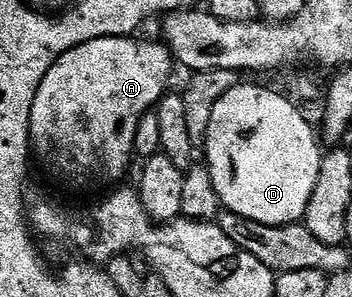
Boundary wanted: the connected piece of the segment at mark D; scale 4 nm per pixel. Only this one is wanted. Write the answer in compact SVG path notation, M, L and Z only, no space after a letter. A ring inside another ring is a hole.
M235 83L217 98L217 106L213 106L213 114L209 117L205 141L205 163L213 174L213 186L217 186L220 205L253 222L265 222L271 226L300 223L309 206L309 198L313 198L313 186L317 186L321 159L318 143L316 129L315 132L311 129L310 122L295 109L293 101L259 84Z

